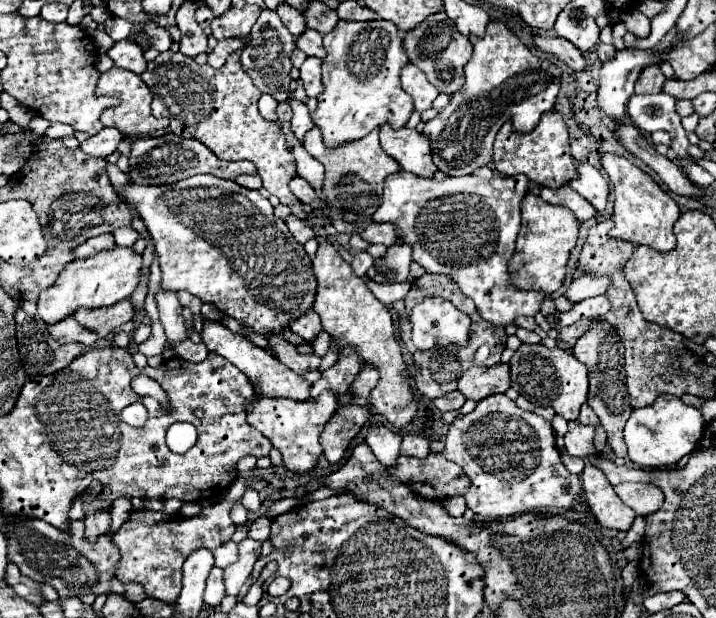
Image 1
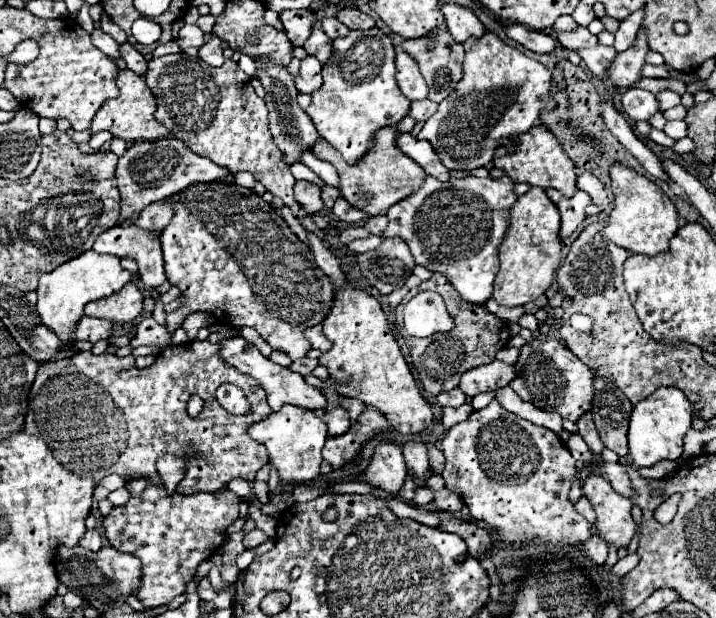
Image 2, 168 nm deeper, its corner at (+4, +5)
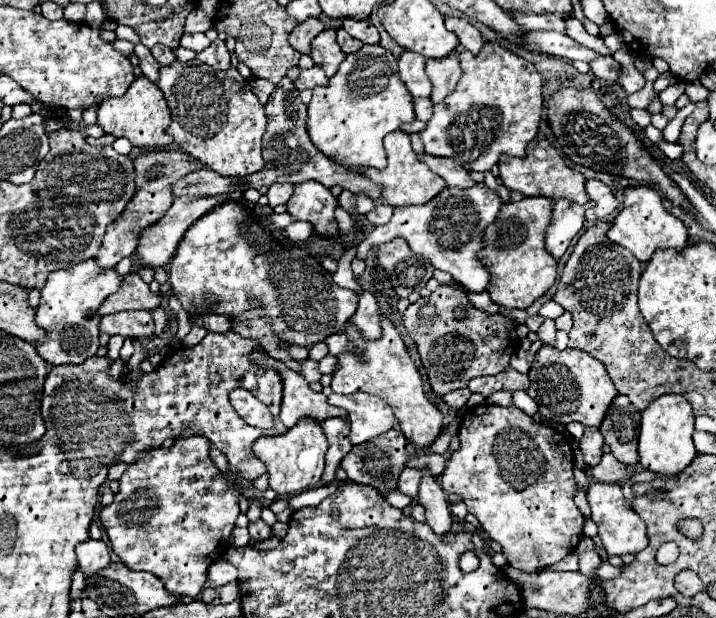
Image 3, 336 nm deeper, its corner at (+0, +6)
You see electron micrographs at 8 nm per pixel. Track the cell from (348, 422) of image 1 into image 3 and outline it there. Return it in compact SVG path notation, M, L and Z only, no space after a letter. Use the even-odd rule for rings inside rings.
M396 426L390 432L386 432L384 436L378 436L366 444L354 446L342 460L342 468L348 474L348 480L356 482L356 484L368 484L372 488L376 488L382 496L386 496L396 488L396 480L400 478L400 472L406 468L406 464L416 456L416 448L412 442L408 442L402 436L402 430Z

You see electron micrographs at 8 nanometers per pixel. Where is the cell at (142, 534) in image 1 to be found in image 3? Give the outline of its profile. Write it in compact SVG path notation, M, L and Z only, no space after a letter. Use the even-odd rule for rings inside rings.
M192 436L192 438L178 438L174 442L174 446L170 450L164 450L162 446L160 448L152 448L152 452L144 452L144 456L140 456L140 460L136 460L136 464L132 464L120 478L120 488L118 492L114 494L114 502L110 506L104 506L100 510L100 522L102 526L106 528L106 534L110 538L110 544L112 544L112 550L114 554L118 556L118 560L122 564L126 564L128 568L132 570L146 570L150 574L154 574L156 578L160 578L164 582L164 586L168 588L168 592L174 592L174 594L182 594L182 596L192 596L196 598L202 588L204 588L204 582L206 582L206 572L208 572L208 566L216 560L216 558L222 558L226 554L226 550L232 546L232 530L236 526L236 518L240 514L240 508L238 508L238 502L236 498L240 496L240 488L232 482L226 482L224 476L220 476L218 468L214 466L214 462L210 460L208 456L208 448L210 448L210 442L208 438L204 436Z

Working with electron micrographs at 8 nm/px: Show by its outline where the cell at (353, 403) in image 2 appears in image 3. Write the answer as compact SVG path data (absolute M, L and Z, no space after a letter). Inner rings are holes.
M330 394L328 402L350 414L350 442L364 444L396 426L392 408L372 394Z

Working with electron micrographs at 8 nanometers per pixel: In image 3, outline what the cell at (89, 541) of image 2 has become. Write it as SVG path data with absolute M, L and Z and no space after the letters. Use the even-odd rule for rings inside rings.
M86 540L76 546L78 554L78 568L84 572L86 578L96 576L96 572L108 568L110 552L102 540Z

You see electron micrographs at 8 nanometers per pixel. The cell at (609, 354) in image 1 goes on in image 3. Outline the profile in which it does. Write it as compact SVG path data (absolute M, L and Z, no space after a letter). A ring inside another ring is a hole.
M616 396L612 408L606 412L600 432L604 442L612 448L616 460L626 466L638 462L640 412L630 404L628 396Z

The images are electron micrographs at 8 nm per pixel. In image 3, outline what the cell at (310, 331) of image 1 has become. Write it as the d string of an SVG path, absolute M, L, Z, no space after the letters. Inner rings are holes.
M332 334L326 338L326 344L330 348L332 356L338 356L340 352L344 352L344 348L348 348L348 336L344 334Z

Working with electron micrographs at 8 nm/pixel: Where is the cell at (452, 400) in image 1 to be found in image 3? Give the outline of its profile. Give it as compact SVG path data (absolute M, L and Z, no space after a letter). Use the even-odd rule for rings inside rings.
M464 388L464 390L456 390L456 392L446 394L446 396L444 396L444 402L446 402L448 406L452 406L452 408L460 410L460 408L464 408L464 406L466 406L466 402L468 402L470 394L472 394L472 392L470 392L468 388Z

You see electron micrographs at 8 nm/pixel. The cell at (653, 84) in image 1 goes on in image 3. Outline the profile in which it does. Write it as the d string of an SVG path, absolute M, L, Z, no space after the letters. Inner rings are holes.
M598 56L596 60L592 60L590 64L592 72L602 78L602 80L610 80L610 82L616 82L618 80L618 70L614 68L614 58L612 56Z

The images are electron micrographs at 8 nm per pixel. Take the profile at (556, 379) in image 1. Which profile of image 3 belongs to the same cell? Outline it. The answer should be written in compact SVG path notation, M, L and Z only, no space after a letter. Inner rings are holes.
M542 346L534 356L532 370L530 370L530 388L528 394L540 406L540 414L554 424L570 424L580 422L584 426L600 426L604 414L612 400L616 398L618 390L614 388L612 380L606 374L604 364L594 360L582 350L558 350L550 346Z

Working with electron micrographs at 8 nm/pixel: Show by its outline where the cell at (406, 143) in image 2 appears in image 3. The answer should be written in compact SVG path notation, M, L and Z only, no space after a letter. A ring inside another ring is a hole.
M420 154L418 156L434 174L438 174L440 178L446 180L448 186L456 186L456 188L472 188L472 184L476 184L470 178L470 172L460 168L460 164L456 164L454 160L448 158L438 158L438 156L430 156L430 154Z

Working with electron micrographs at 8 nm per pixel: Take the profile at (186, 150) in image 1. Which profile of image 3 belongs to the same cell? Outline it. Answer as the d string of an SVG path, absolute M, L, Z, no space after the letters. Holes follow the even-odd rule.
M156 150L156 152L148 152L148 154L140 154L134 160L134 168L136 168L136 194L130 200L130 204L126 206L126 210L120 214L118 220L114 220L104 234L102 246L98 250L98 254L94 256L96 264L100 264L100 268L114 268L122 258L132 256L132 252L136 250L136 236L140 236L140 232L144 228L148 228L148 224L154 224L156 220L160 220L160 216L164 216L164 212L170 208L174 194L172 194L172 182L186 176L192 170L202 168L204 164L200 164L198 160L188 158L184 152L168 152L168 150Z

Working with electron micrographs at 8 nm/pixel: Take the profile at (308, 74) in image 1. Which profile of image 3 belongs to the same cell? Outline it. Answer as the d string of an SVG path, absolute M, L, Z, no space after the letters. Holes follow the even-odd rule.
M314 66L310 70L302 70L298 80L296 80L296 88L302 92L306 88L314 88L314 86L324 86L328 84L328 78L324 74L324 70L320 70L320 66Z

